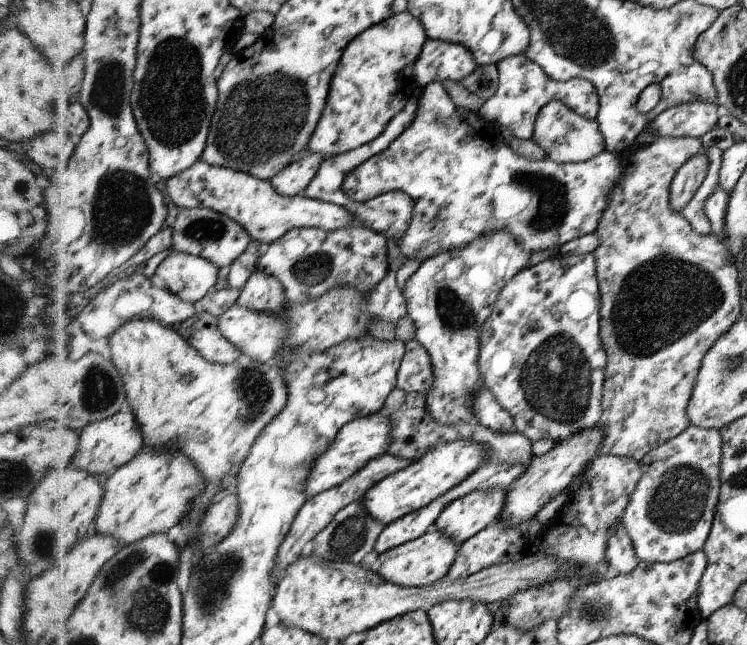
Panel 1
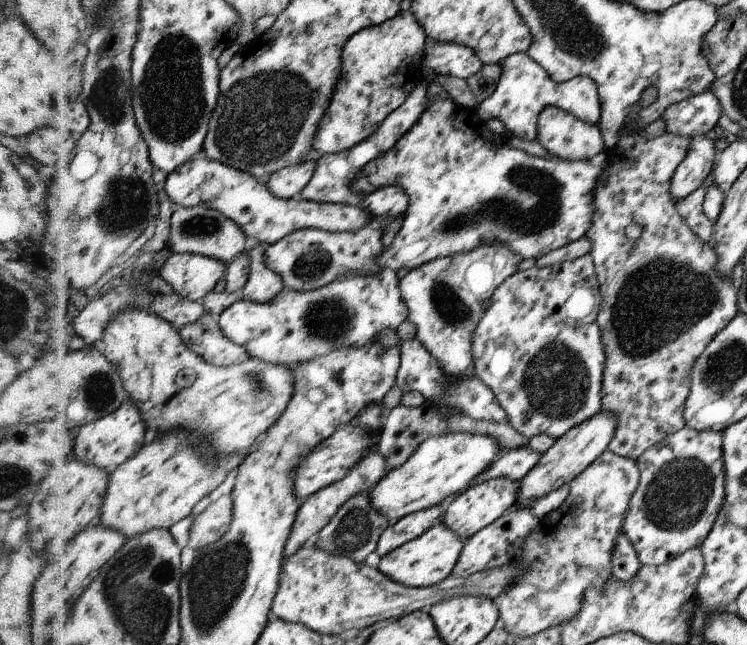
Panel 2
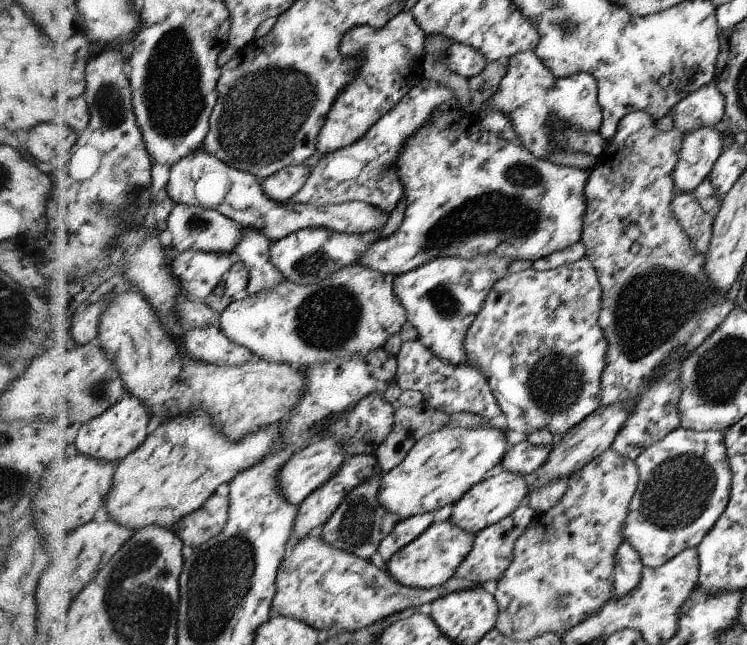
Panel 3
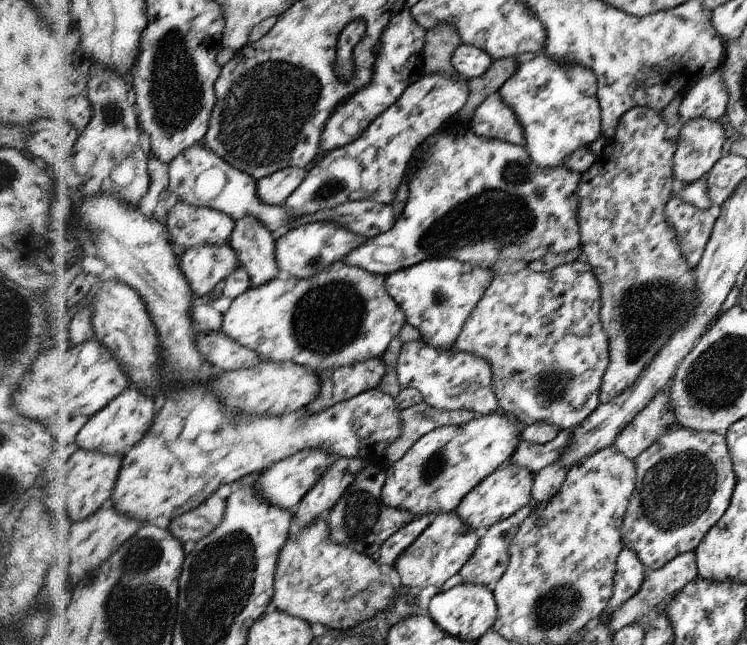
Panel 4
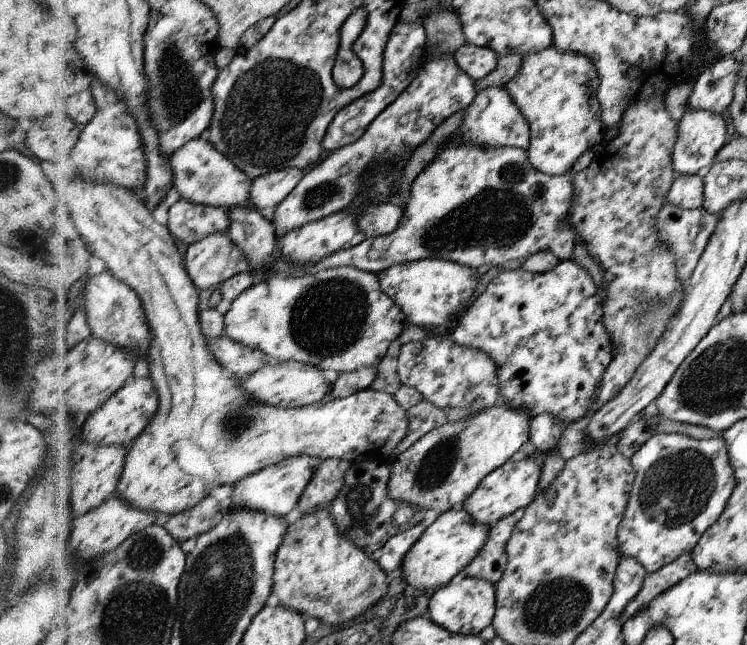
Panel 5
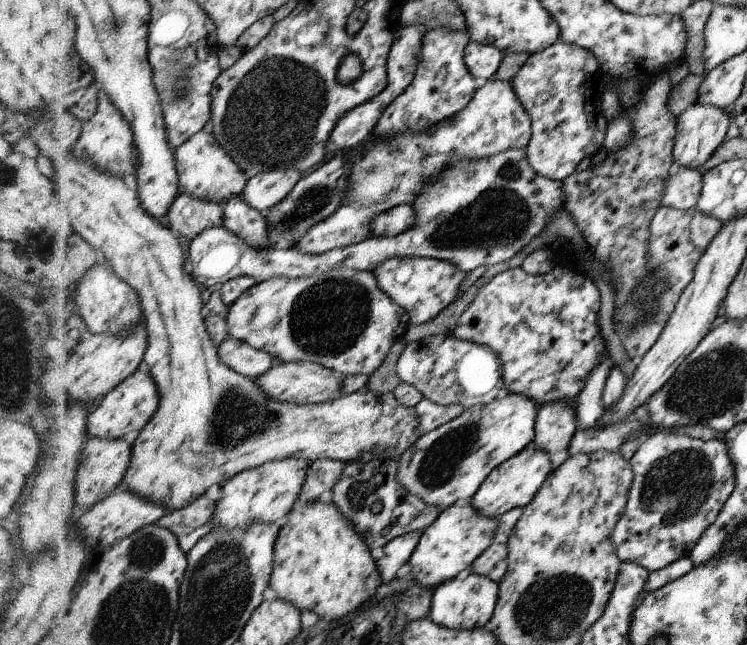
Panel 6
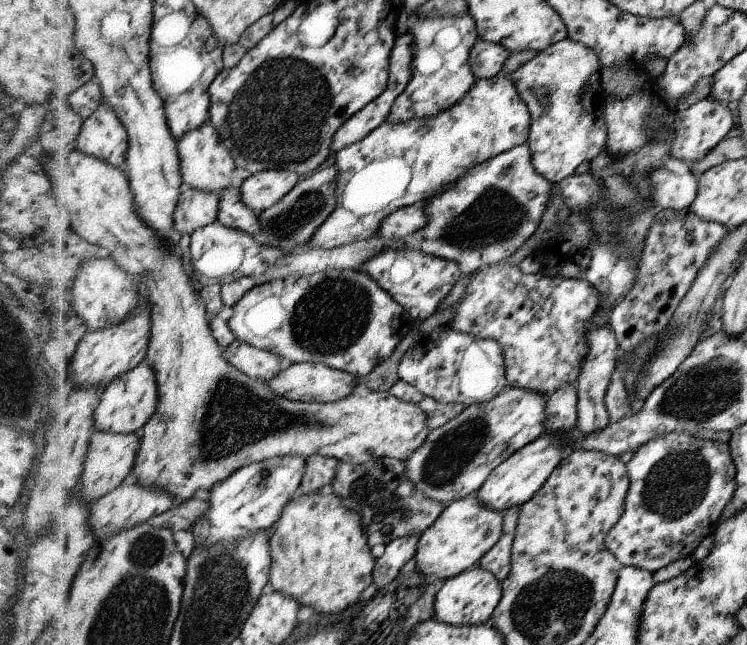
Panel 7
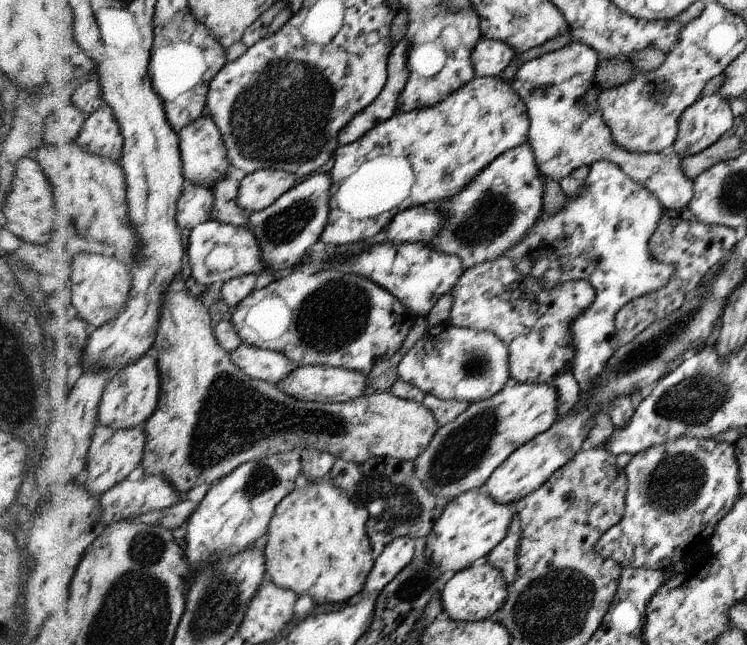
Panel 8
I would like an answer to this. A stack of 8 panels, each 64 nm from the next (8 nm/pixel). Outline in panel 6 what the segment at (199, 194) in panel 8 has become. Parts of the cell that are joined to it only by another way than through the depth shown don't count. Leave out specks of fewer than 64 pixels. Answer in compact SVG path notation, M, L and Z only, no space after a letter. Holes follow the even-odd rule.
M189 194L180 195L177 201L171 206L169 212L170 228L178 234L179 237L186 236L191 242L198 238L200 234L208 229L217 226L226 226L227 210L224 203L217 203L214 201L205 201L197 199Z

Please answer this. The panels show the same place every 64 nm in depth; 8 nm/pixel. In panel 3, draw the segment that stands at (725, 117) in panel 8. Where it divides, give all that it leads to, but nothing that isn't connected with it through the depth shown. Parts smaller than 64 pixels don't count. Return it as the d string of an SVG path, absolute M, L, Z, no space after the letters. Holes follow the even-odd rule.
M714 127L686 133L674 172L675 193L692 193L709 178L722 150L722 134Z

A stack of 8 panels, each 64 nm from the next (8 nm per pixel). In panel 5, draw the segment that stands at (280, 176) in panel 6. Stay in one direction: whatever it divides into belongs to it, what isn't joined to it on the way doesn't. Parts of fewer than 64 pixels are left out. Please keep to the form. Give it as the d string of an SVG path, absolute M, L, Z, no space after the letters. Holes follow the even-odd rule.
M292 167L289 169L279 170L271 172L270 174L264 175L257 178L253 186L253 203L260 208L260 210L266 210L266 208L275 211L296 189L299 188L300 184L304 180L304 169L300 167Z

